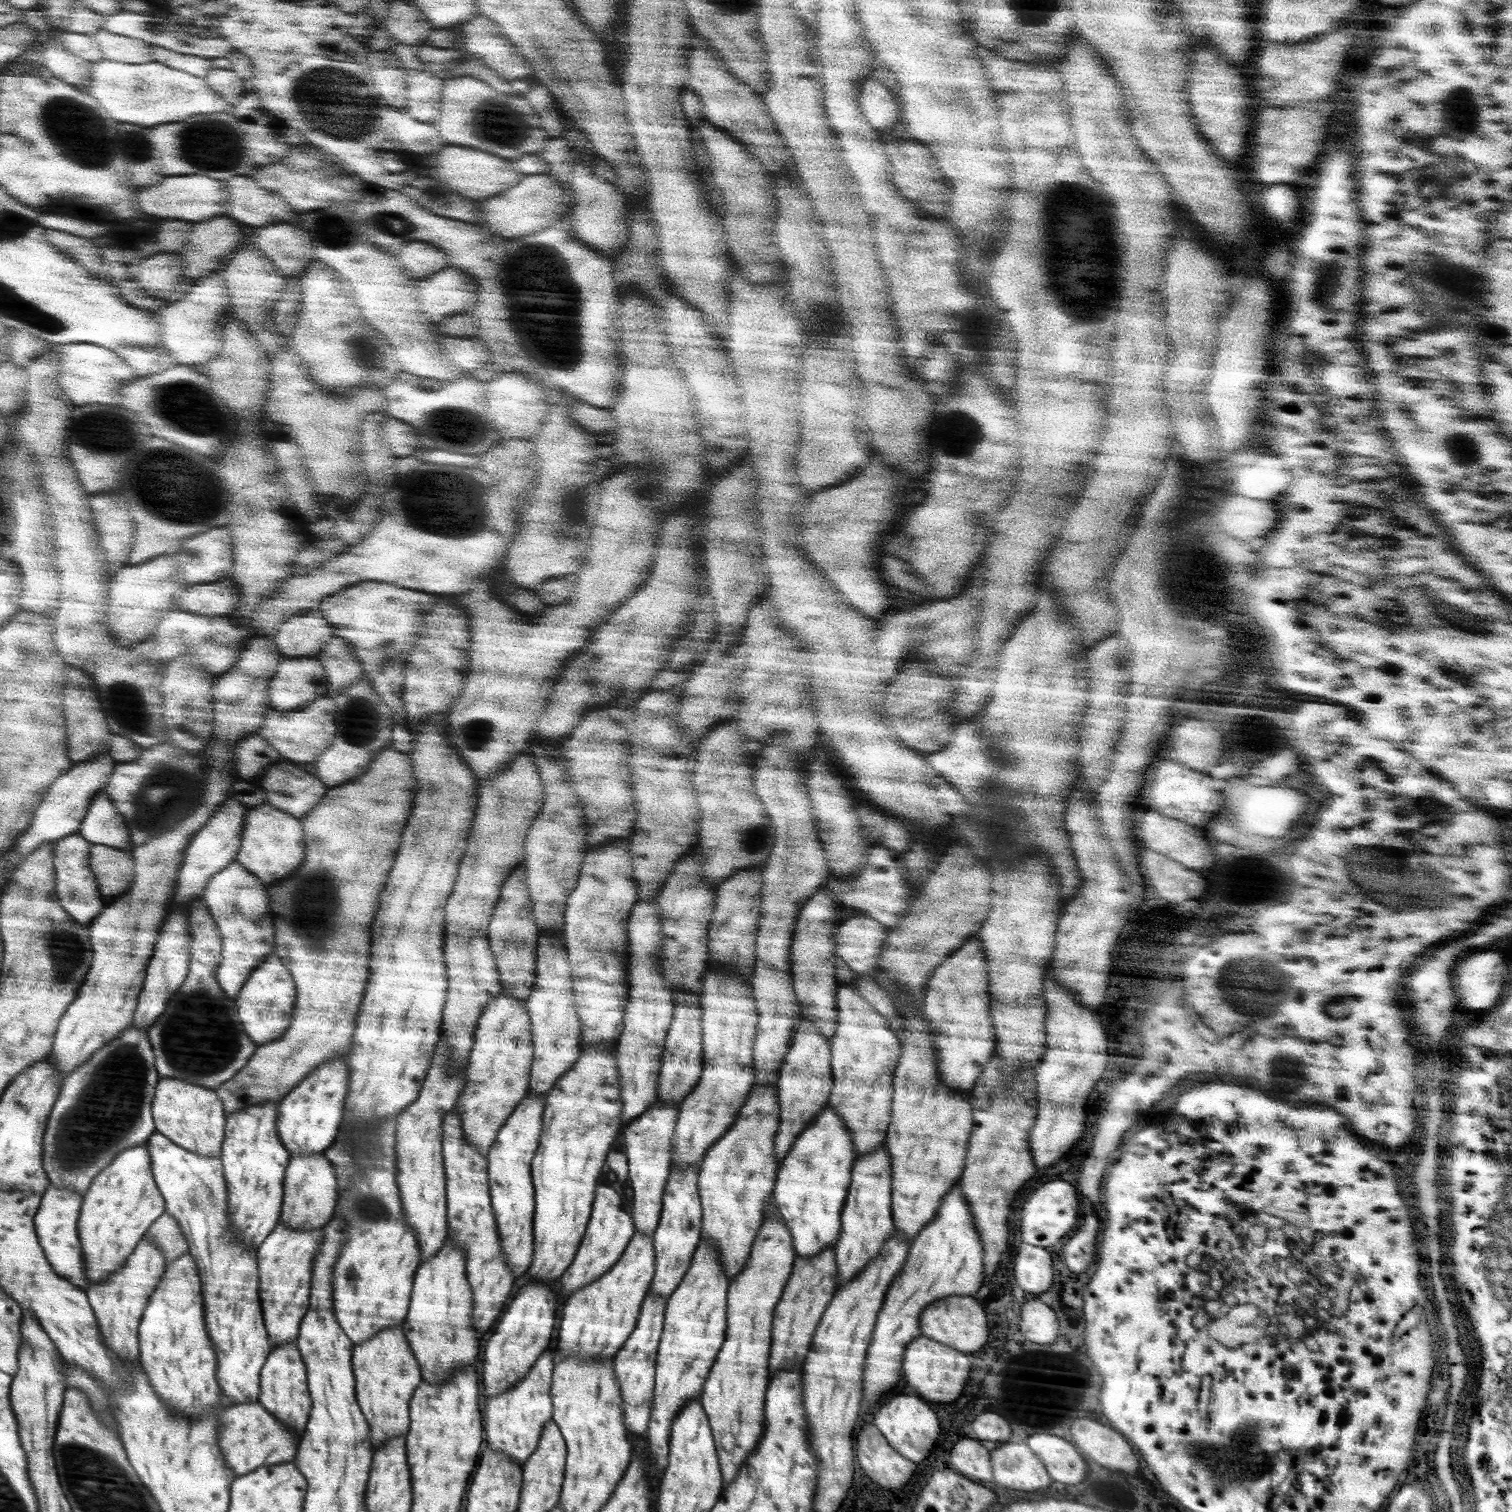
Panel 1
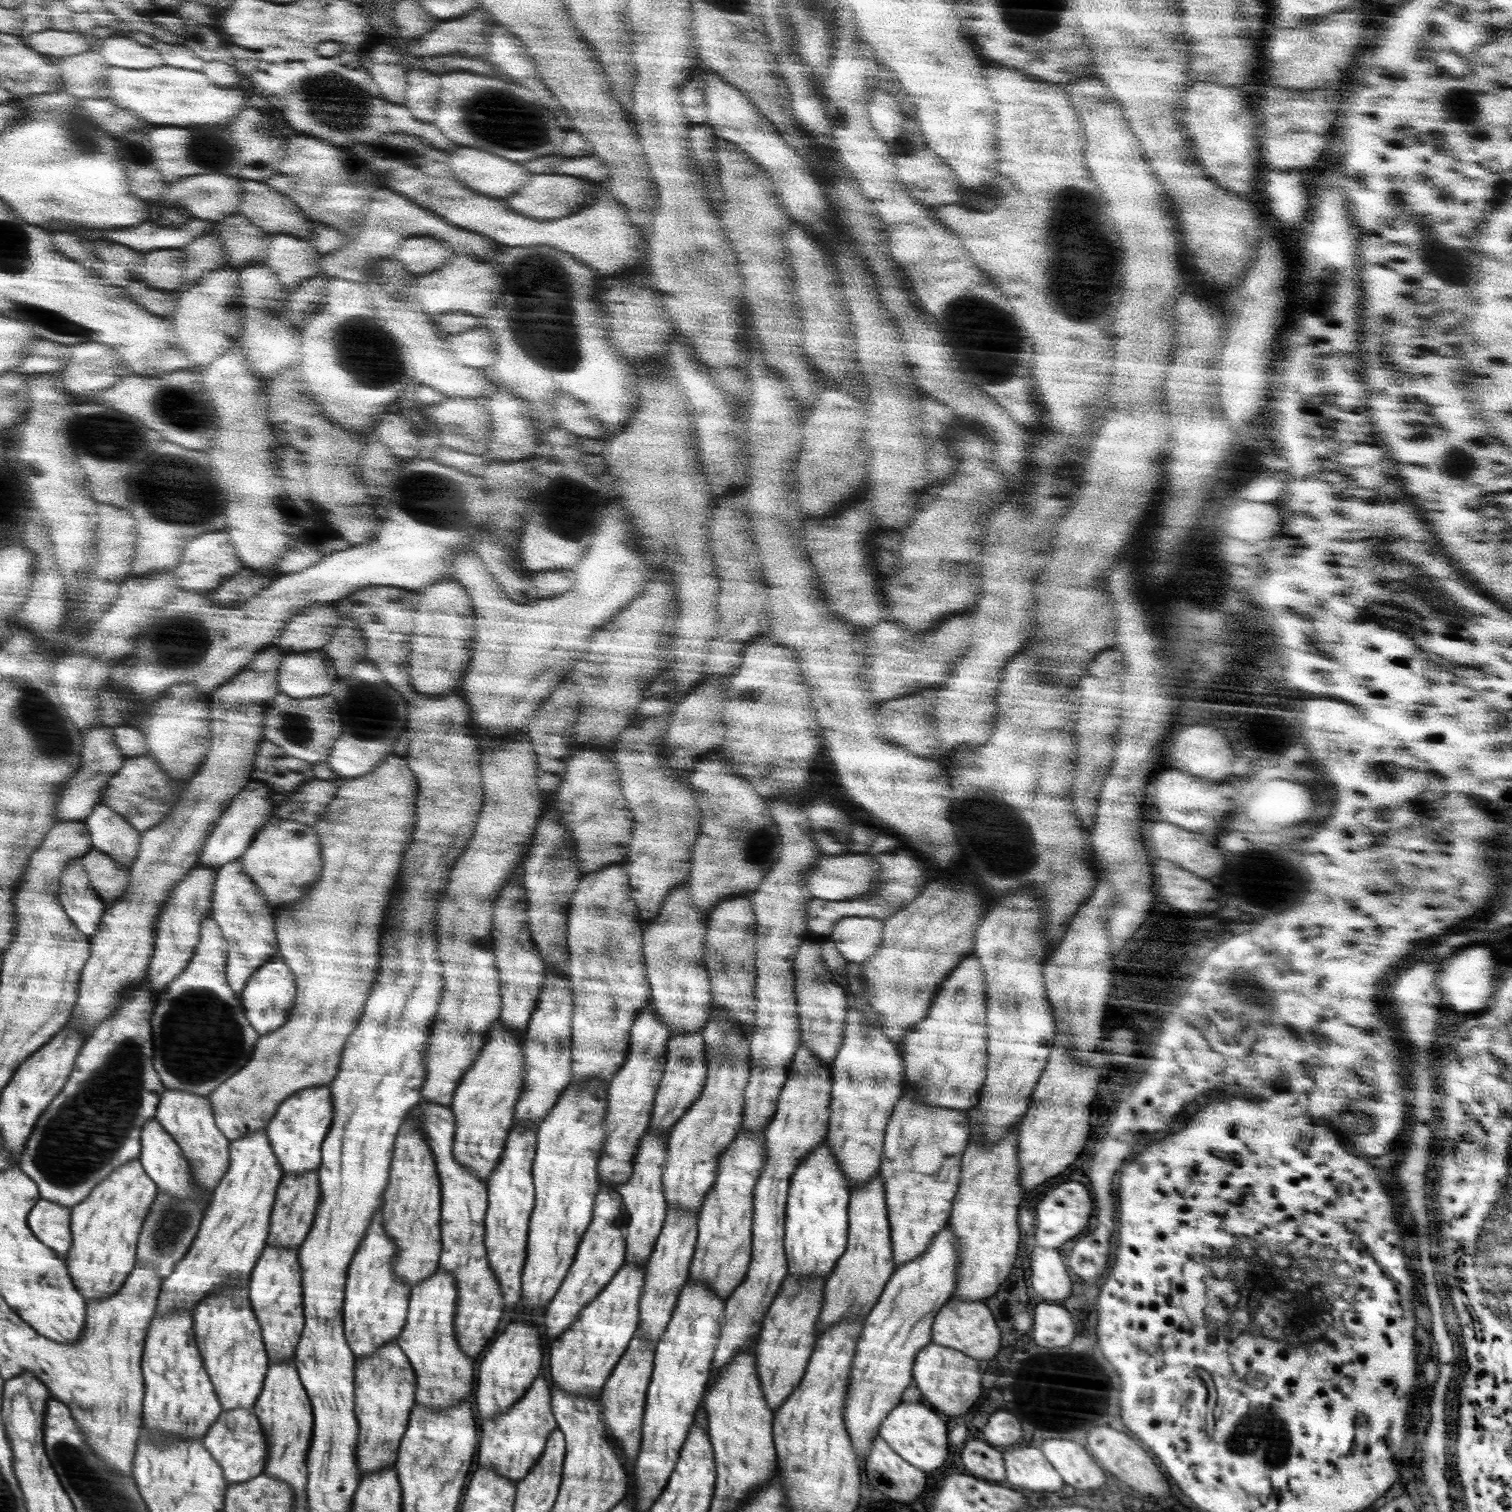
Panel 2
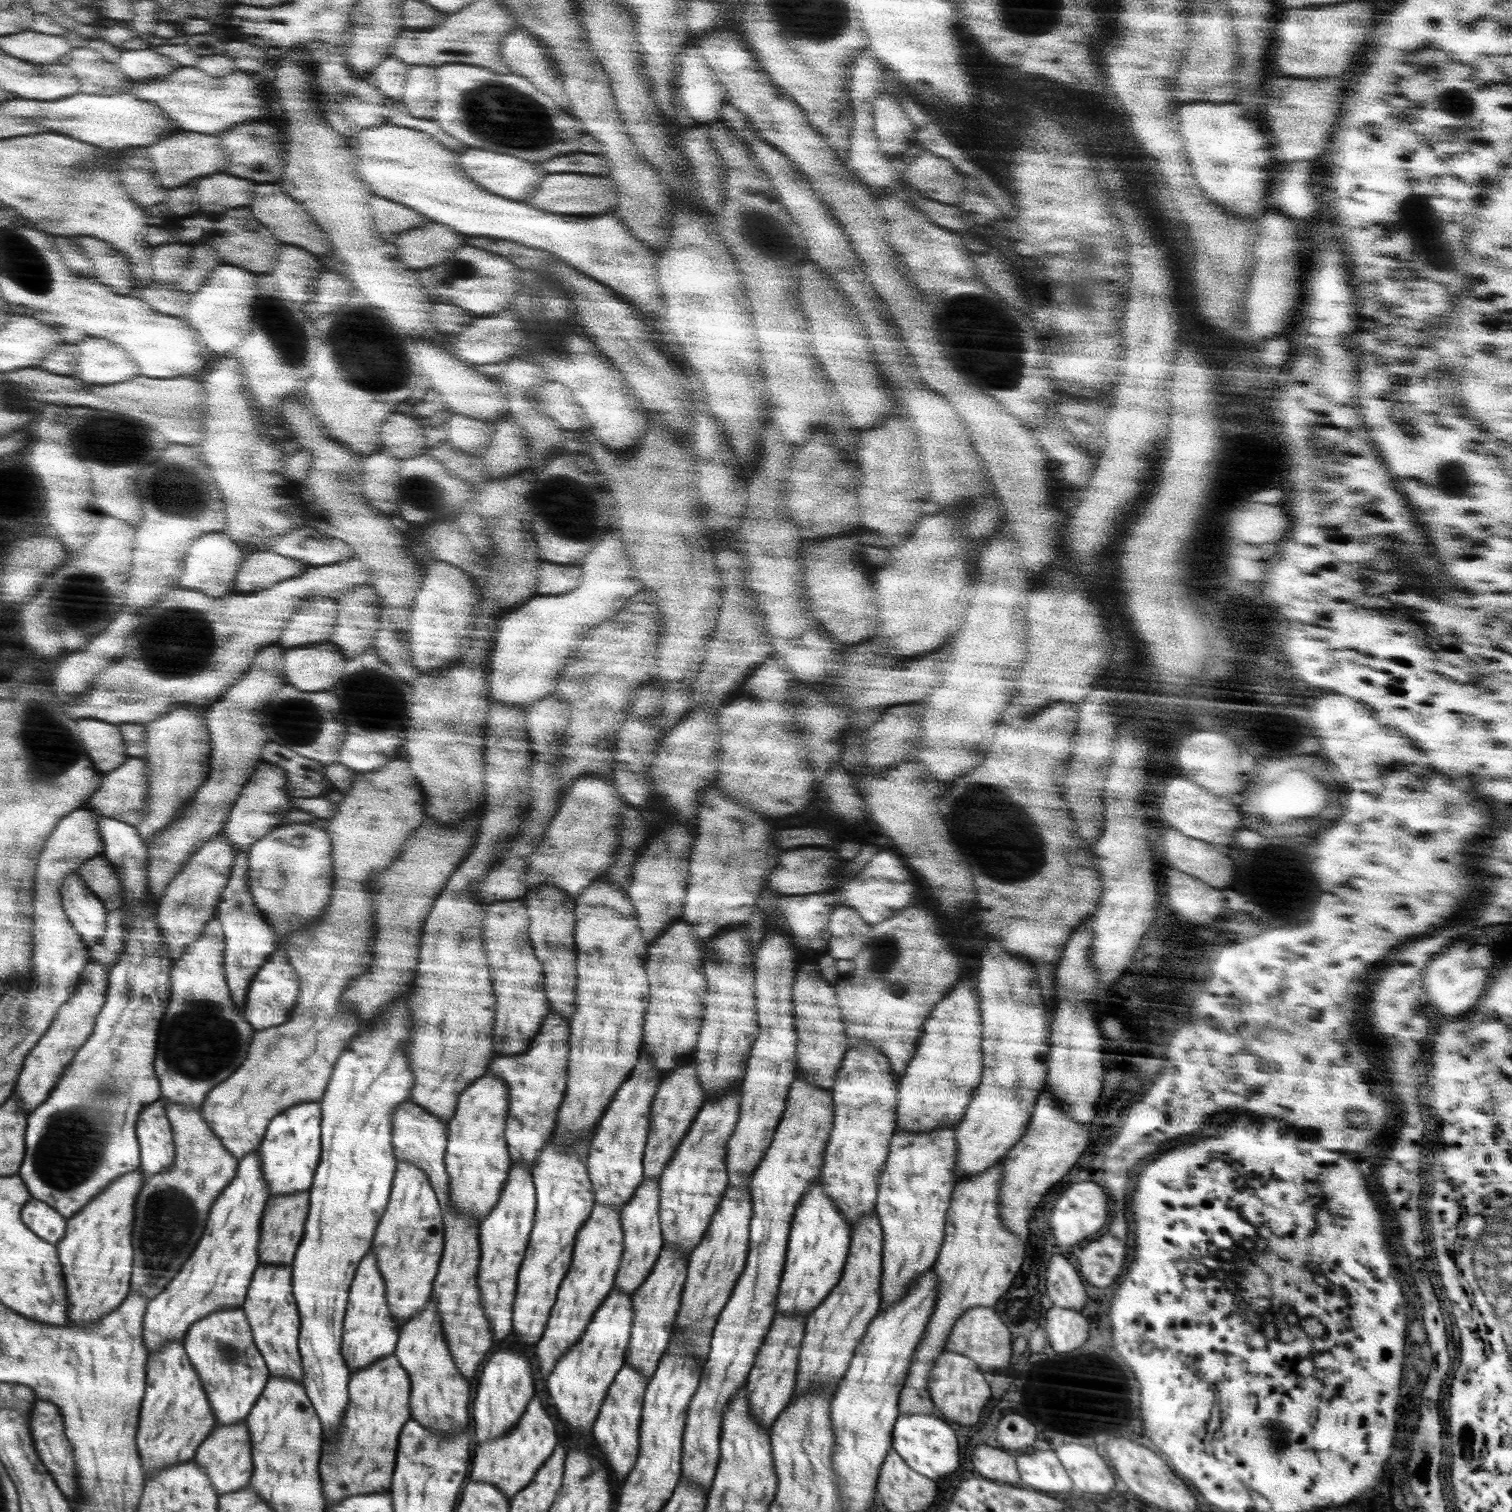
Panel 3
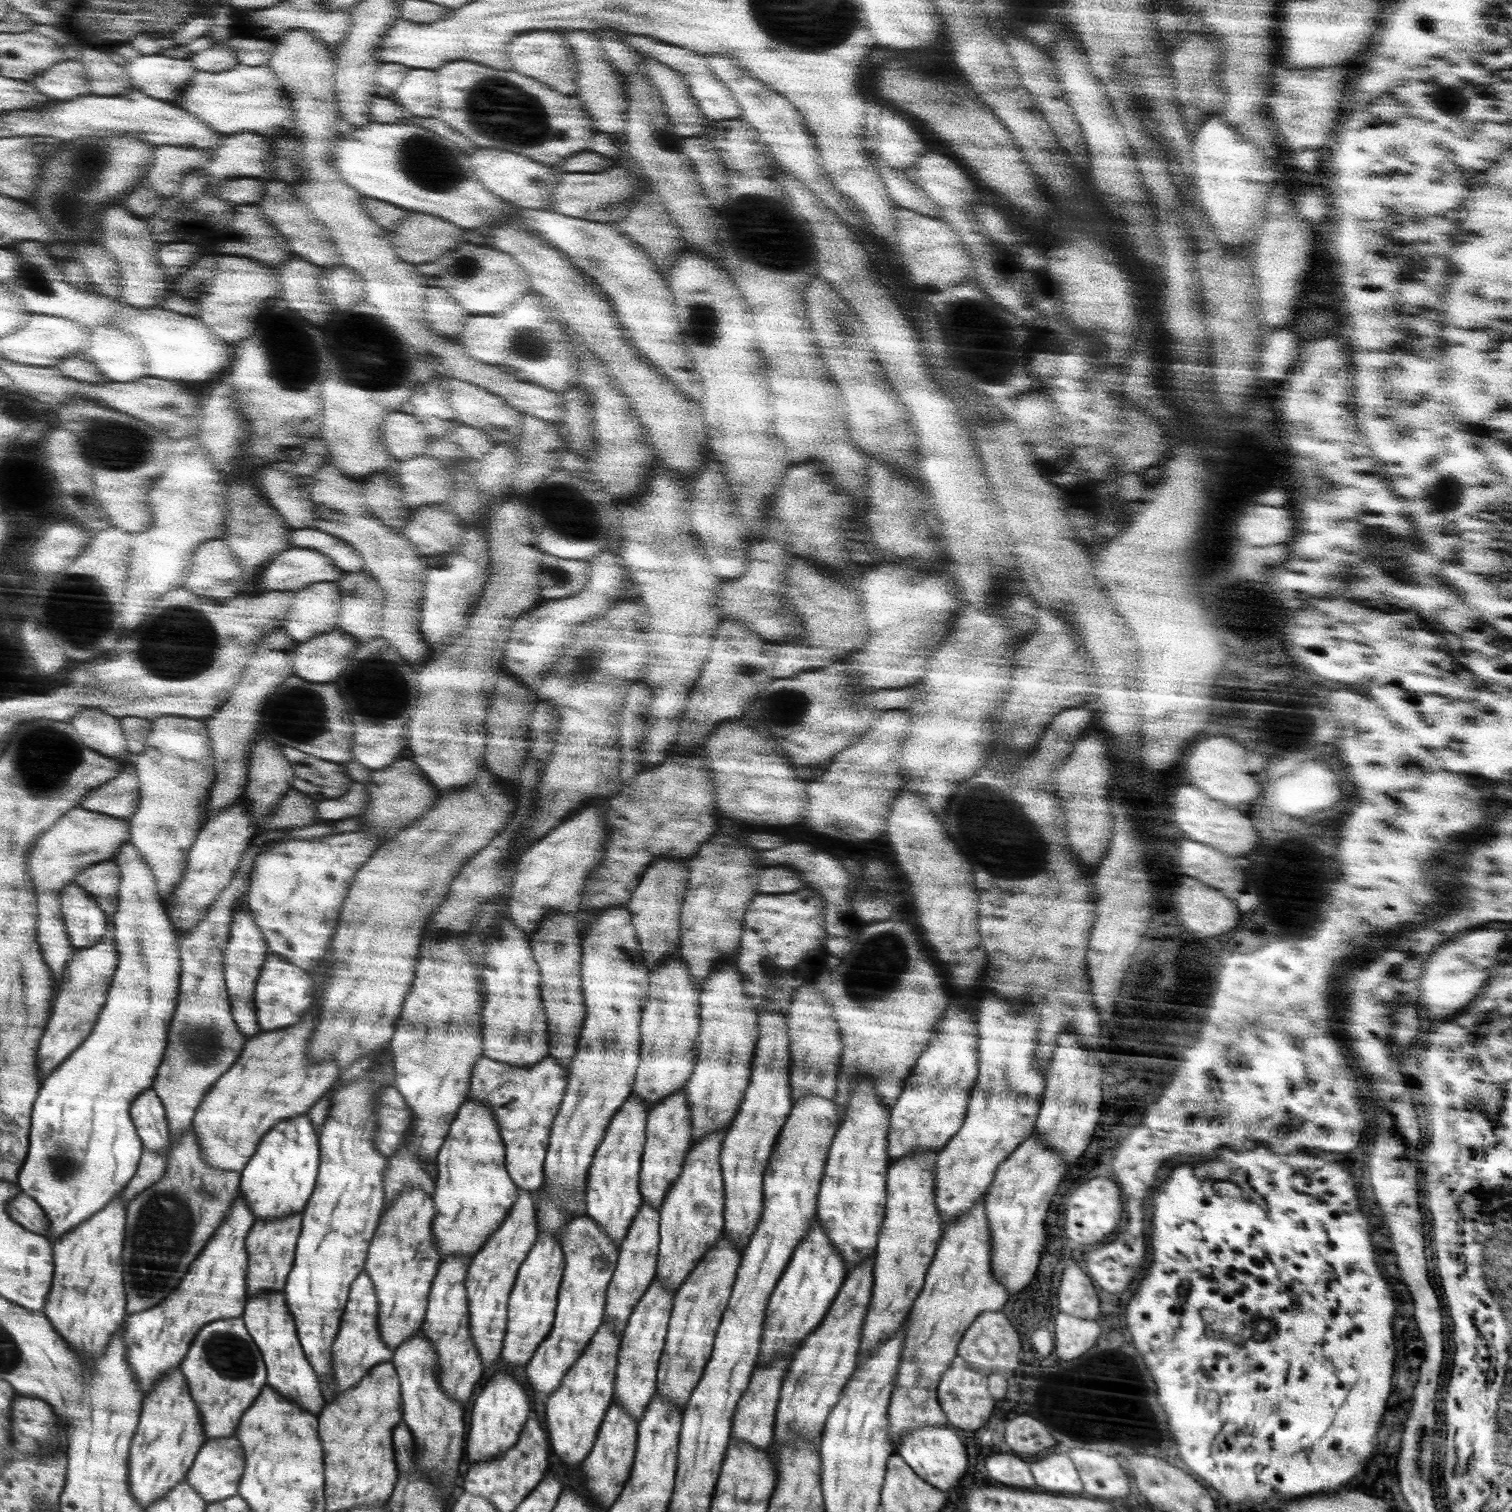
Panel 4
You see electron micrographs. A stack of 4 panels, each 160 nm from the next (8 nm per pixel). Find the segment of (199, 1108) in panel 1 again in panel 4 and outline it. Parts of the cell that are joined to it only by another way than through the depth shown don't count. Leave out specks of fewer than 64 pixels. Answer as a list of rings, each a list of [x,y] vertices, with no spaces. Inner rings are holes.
[[[189,1128],[169,1151],[169,1165],[165,1176],[153,1187],[138,1196],[129,1204],[129,1230],[126,1237],[126,1291],[129,1294],[129,1314],[148,1311],[168,1297],[184,1279],[188,1266],[197,1259],[201,1251],[208,1246],[210,1239],[216,1235],[218,1228],[229,1214],[229,1210],[240,1192],[241,1172],[218,1169],[210,1165],[202,1154],[198,1136],[194,1129]]]

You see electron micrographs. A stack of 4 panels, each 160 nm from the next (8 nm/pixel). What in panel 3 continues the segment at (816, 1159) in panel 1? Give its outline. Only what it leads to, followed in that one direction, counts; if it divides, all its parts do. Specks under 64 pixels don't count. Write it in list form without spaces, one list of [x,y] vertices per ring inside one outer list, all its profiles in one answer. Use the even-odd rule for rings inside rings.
[[[821,1177],[810,1185],[809,1191],[797,1204],[790,1223],[787,1257],[781,1276],[775,1317],[778,1314],[806,1314],[820,1307],[838,1284],[849,1253],[852,1226],[839,1205],[828,1197]]]

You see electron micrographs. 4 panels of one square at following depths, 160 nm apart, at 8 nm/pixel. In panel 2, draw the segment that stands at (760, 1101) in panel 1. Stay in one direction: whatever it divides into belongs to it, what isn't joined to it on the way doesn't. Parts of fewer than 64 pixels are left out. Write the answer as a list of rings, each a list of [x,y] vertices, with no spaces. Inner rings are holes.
[[[763,1128],[759,1134],[752,1132],[739,1132],[721,1155],[717,1167],[717,1180],[713,1189],[705,1197],[701,1211],[698,1213],[699,1235],[697,1236],[696,1252],[693,1256],[689,1280],[696,1280],[700,1284],[709,1285],[717,1292],[718,1297],[728,1299],[741,1286],[749,1272],[752,1262],[752,1226],[753,1226],[753,1202],[754,1186],[764,1170],[766,1164],[765,1135]]]

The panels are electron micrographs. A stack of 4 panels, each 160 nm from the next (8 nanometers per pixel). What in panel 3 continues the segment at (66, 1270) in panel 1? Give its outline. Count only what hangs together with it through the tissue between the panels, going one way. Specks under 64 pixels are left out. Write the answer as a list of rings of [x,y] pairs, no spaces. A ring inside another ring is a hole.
[[[30,1201],[25,1206],[23,1218],[33,1232],[58,1246],[70,1230],[69,1218],[46,1201]]]

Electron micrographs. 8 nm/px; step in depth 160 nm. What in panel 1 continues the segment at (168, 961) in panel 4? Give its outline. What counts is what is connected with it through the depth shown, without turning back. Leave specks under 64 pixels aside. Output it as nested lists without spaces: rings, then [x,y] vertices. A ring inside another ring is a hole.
[[[105,788],[95,798],[80,832],[95,845],[106,844],[132,853],[136,846],[127,822]],[[136,1024],[120,1039],[114,1039],[94,1054],[88,1063],[78,1067],[69,1076],[61,1090],[57,1106],[49,1120],[45,1136],[46,1173],[50,1174],[53,1187],[76,1191],[86,1195],[94,1180],[109,1168],[125,1150],[147,1144],[156,1130],[153,1120],[153,1100],[160,1073],[157,1071],[153,1047],[147,1032]]]

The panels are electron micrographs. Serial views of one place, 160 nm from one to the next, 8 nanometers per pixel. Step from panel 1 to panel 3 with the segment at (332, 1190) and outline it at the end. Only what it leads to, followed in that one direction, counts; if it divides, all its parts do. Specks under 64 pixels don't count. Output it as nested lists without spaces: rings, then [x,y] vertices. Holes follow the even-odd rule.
[[[310,1190],[274,1198],[270,1196],[270,1208],[266,1208],[266,1232],[262,1232],[262,1264],[293,1263],[297,1248],[305,1236],[311,1196]]]

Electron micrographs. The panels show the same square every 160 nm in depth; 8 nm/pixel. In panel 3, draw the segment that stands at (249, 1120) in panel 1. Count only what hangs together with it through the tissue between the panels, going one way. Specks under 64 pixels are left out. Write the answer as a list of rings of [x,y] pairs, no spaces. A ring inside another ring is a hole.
[[[259,1149],[238,1160],[238,1165],[236,1178],[213,1204],[205,1233],[190,1260],[165,1291],[149,1302],[145,1318],[145,1343],[149,1352],[159,1352],[173,1339],[184,1341],[189,1328],[207,1315],[245,1304],[249,1284],[259,1267],[260,1224],[266,1201],[272,1194]]]

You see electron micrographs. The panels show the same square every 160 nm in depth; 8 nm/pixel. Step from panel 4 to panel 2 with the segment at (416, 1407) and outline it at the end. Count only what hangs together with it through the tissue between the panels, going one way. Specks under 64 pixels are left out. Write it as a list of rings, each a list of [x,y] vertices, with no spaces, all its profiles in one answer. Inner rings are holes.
[[[440,1268],[432,1276],[412,1286],[408,1320],[396,1338],[396,1343],[406,1348],[405,1355],[414,1360],[414,1368],[418,1368],[418,1384],[422,1384],[422,1388],[418,1388],[417,1404],[433,1410],[460,1404],[472,1392],[474,1366],[470,1356],[460,1348],[454,1329],[459,1294],[456,1276]]]

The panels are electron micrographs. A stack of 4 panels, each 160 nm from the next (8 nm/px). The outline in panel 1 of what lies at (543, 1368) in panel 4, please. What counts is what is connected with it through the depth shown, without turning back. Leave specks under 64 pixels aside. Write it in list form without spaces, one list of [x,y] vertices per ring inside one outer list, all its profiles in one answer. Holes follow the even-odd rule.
[[[608,1181],[598,1188],[598,1204],[594,1204],[594,1220],[590,1220],[590,1232],[586,1232],[586,1240],[582,1241],[582,1248],[578,1247],[578,1260],[570,1264],[570,1272],[562,1274],[559,1287],[564,1301],[575,1291],[593,1283],[599,1276],[605,1274],[618,1262],[629,1246],[630,1239],[637,1233],[636,1224],[632,1224],[632,1214],[624,1212],[622,1196],[614,1190],[614,1181]]]

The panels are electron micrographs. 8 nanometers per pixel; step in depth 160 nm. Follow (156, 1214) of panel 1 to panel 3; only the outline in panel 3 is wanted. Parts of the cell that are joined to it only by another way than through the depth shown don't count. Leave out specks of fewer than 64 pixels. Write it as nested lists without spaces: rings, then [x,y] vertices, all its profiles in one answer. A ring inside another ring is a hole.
[[[144,1170],[130,1172],[115,1182],[92,1203],[69,1219],[70,1230],[59,1248],[65,1265],[72,1304],[71,1326],[90,1326],[118,1310],[133,1291],[134,1230],[137,1227],[137,1202],[146,1188]]]

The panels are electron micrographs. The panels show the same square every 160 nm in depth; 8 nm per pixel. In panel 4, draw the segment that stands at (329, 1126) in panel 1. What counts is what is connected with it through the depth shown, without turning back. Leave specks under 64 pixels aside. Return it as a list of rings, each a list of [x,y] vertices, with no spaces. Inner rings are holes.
[[[307,1113],[282,1120],[264,1136],[249,1165],[241,1172],[240,1184],[240,1192],[245,1194],[257,1222],[304,1212],[317,1187],[320,1152],[320,1136],[314,1132]]]

